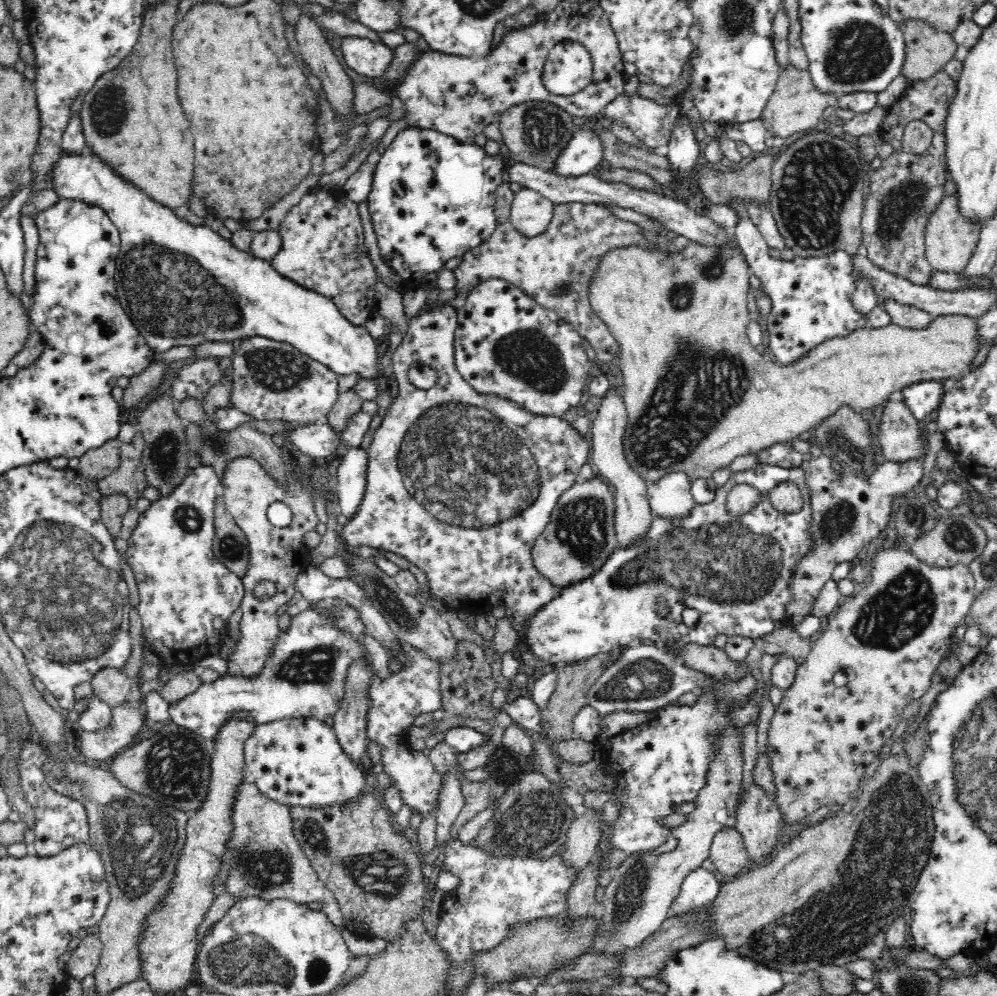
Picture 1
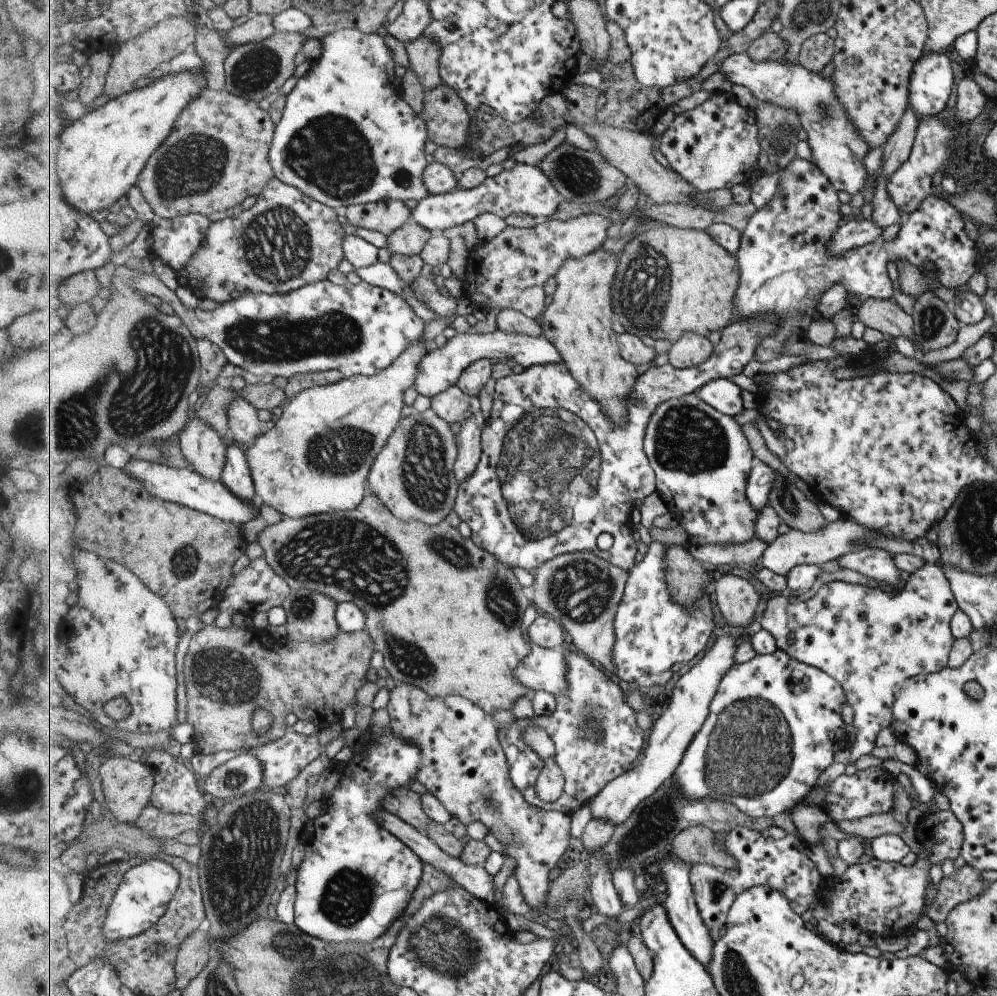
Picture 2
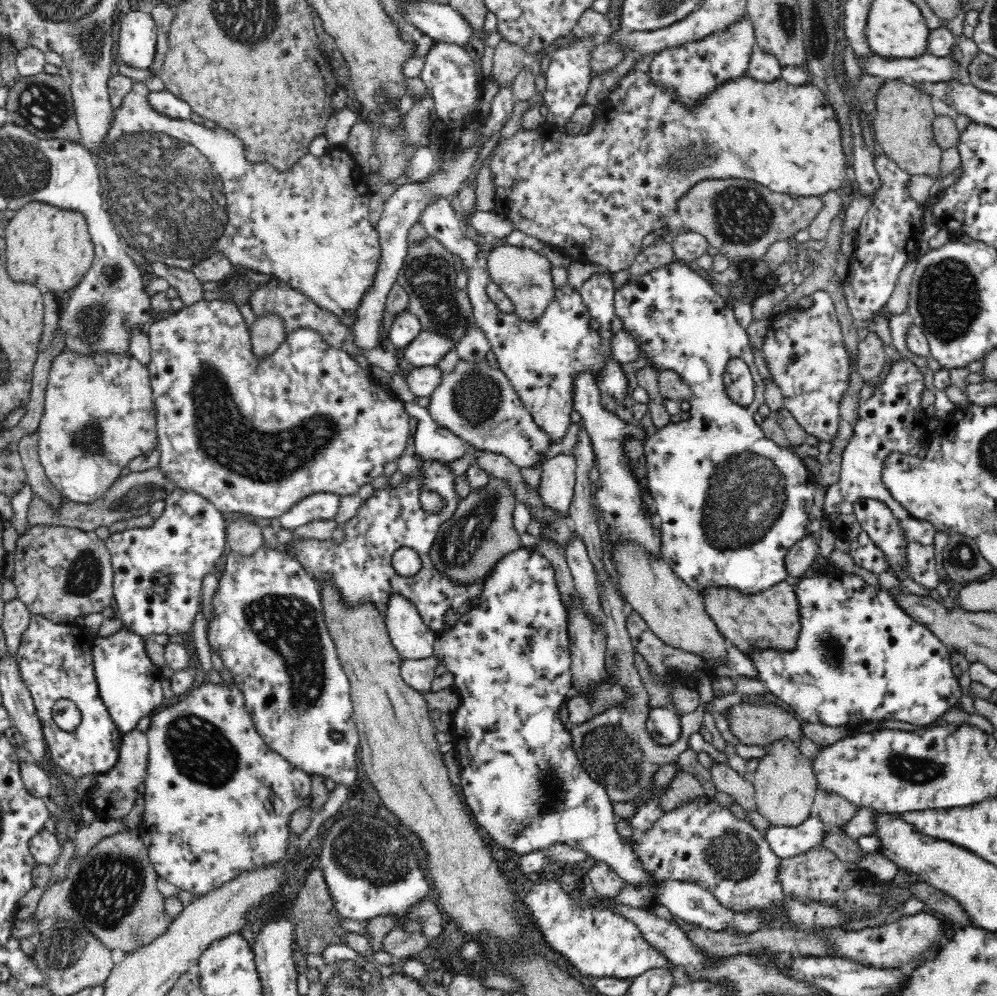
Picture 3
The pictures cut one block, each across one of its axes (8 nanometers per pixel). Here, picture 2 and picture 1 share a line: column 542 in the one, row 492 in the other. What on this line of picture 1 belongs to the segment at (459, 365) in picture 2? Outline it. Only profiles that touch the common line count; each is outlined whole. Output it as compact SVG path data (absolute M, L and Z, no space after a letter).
M360 446L347 448L339 457L334 485L342 516L349 520L357 516L366 485L367 451Z

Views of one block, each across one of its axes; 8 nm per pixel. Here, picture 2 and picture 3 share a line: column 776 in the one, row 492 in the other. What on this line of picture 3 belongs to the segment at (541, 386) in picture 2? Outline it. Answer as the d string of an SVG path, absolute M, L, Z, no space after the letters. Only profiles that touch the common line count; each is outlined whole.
M315 492L287 510L278 518L281 527L295 529L318 520L335 520L340 508L340 495L333 492Z

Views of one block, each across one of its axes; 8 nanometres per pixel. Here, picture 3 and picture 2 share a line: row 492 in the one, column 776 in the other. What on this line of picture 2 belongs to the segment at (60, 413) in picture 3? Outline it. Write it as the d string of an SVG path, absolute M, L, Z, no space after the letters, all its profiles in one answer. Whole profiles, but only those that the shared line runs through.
M733 53L727 57L719 70L732 84L746 86L761 101L769 101L788 109L795 109L805 130L804 139L809 145L813 163L833 184L834 190L843 190L850 196L865 185L863 155L869 147L859 138L834 95L831 78L822 79L801 64L785 60L756 63L747 53Z

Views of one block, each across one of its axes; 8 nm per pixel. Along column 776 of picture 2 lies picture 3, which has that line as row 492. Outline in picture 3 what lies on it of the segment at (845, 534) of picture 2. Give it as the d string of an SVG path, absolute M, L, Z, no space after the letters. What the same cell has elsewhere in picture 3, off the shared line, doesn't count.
M556 454L552 458L548 458L544 464L542 464L542 474L540 485L538 487L538 493L542 501L554 509L568 516L567 510L572 502L573 486L575 483L575 476L577 470L577 462L575 456L572 454Z

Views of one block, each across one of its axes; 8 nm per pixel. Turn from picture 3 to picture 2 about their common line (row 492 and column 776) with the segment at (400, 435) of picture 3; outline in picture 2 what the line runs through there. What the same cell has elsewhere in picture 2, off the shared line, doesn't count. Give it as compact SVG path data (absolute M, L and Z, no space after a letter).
M797 156L783 170L780 194L770 202L767 208L758 209L755 212L750 218L750 224L743 231L742 243L737 254L742 274L738 294L735 297L740 318L748 319L761 313L775 313L778 316L778 332L762 340L757 347L756 359L761 362L783 355L784 342L791 335L804 334L805 326L809 326L812 320L821 317L816 310L817 303L823 292L835 282L841 281L846 292L857 296L859 302L862 303L866 298L892 300L891 281L885 270L887 262L907 261L925 274L931 271L940 282L940 286L945 289L965 285L967 279L979 270L980 255L975 250L974 241L966 235L963 215L946 200L931 194L927 195L911 214L908 214L907 222L900 226L894 239L867 243L835 257L827 254L826 246L834 230L838 228L837 222L841 218L840 202L835 193L833 184L818 167Z

